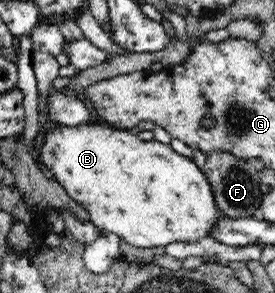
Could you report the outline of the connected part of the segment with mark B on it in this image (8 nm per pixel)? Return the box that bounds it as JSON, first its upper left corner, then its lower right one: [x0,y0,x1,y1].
[34,121,225,248]

